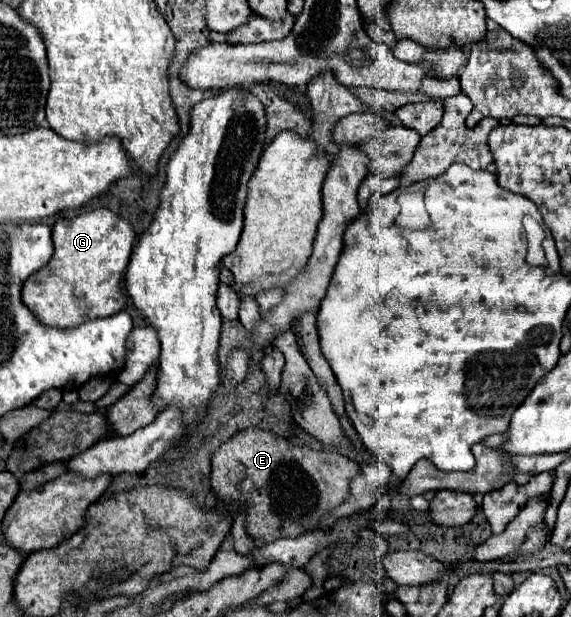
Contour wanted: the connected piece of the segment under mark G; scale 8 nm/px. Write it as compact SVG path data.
M96 208L86 214L80 214L72 220L60 218L52 228L52 242L54 242L54 256L52 260L38 272L34 272L22 286L22 302L30 308L32 314L36 314L38 322L50 328L76 328L84 322L90 322L94 318L108 318L116 312L120 312L126 306L126 296L122 292L122 274L128 266L132 246L134 246L136 234L128 220L112 214L106 208Z

